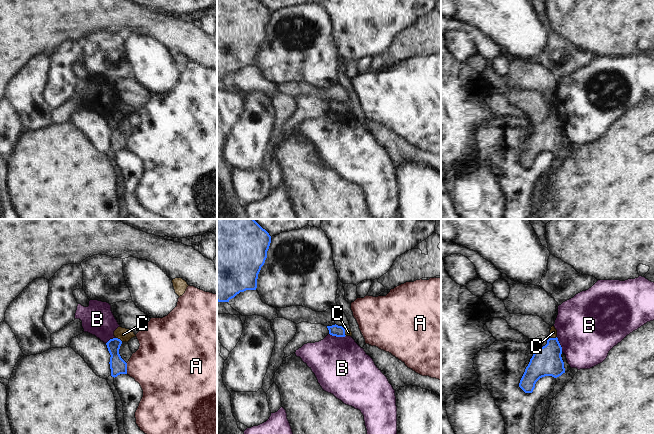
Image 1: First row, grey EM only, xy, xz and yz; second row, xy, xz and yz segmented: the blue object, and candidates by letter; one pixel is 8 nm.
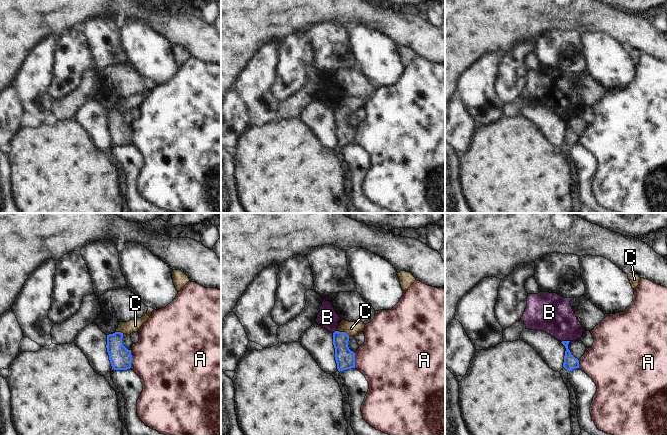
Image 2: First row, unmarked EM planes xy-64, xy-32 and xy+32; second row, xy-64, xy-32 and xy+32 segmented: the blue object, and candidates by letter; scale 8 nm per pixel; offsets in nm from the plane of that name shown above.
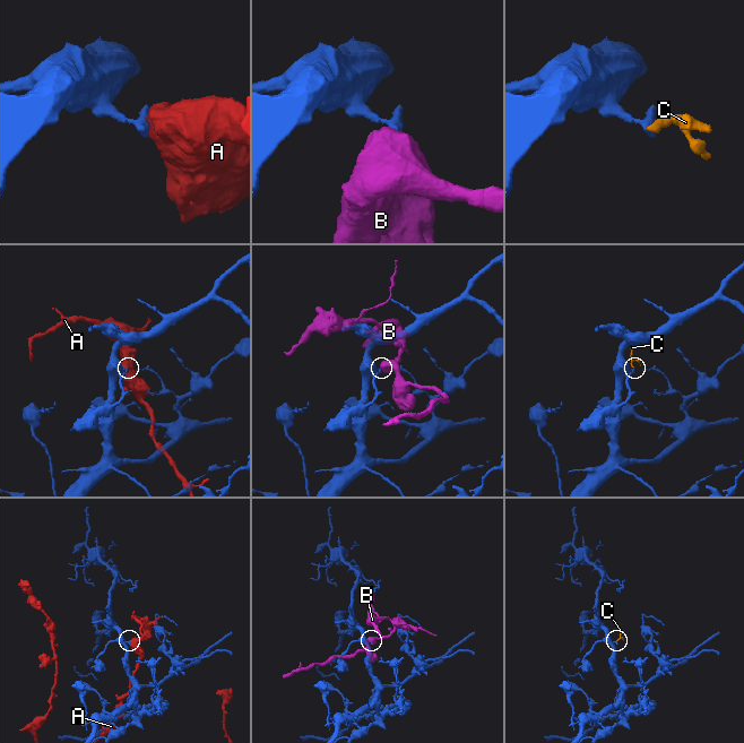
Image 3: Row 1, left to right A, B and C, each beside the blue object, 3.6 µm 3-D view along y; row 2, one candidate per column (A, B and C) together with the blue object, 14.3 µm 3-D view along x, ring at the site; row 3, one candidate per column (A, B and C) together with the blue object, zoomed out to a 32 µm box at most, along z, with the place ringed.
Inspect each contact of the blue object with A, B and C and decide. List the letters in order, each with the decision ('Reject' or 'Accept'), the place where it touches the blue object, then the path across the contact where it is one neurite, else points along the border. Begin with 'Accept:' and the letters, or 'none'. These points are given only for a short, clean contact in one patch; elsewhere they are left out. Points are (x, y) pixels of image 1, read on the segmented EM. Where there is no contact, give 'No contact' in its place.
Accept: C
A: Reject. Touches blue at xy (126, 368). Boundary: xy (126, 363), (127, 373)
B: Reject. Touches blue at xz (337, 336). Boundary: xz (329, 333), (335, 336), (345, 336)
C: Accept. Touches blue at yz (552, 338). Path across: yz (546, 361), (552, 351), (552, 338), (553, 332)

